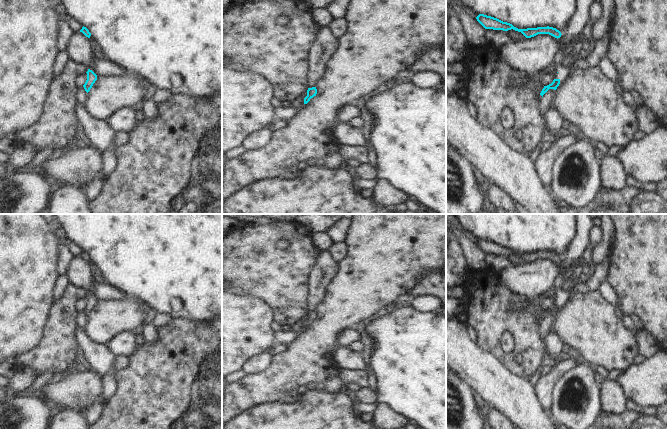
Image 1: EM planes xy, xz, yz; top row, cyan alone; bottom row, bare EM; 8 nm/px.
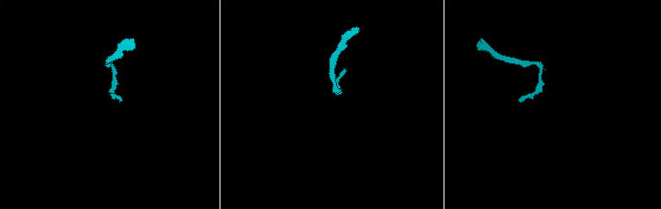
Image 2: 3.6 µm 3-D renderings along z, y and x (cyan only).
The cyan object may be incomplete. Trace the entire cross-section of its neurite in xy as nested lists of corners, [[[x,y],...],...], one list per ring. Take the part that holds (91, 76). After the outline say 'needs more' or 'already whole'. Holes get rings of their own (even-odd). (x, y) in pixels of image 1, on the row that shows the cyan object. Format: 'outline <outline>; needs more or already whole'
outline [[[88,69],[87,73],[87,80],[85,84],[83,85],[85,91],[88,93],[90,89],[92,88],[93,84],[97,80],[97,75],[90,69]]]; already whole

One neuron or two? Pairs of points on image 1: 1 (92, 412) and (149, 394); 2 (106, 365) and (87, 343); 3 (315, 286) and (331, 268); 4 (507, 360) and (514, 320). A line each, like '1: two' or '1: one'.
1: two
2: one
3: one
4: one

